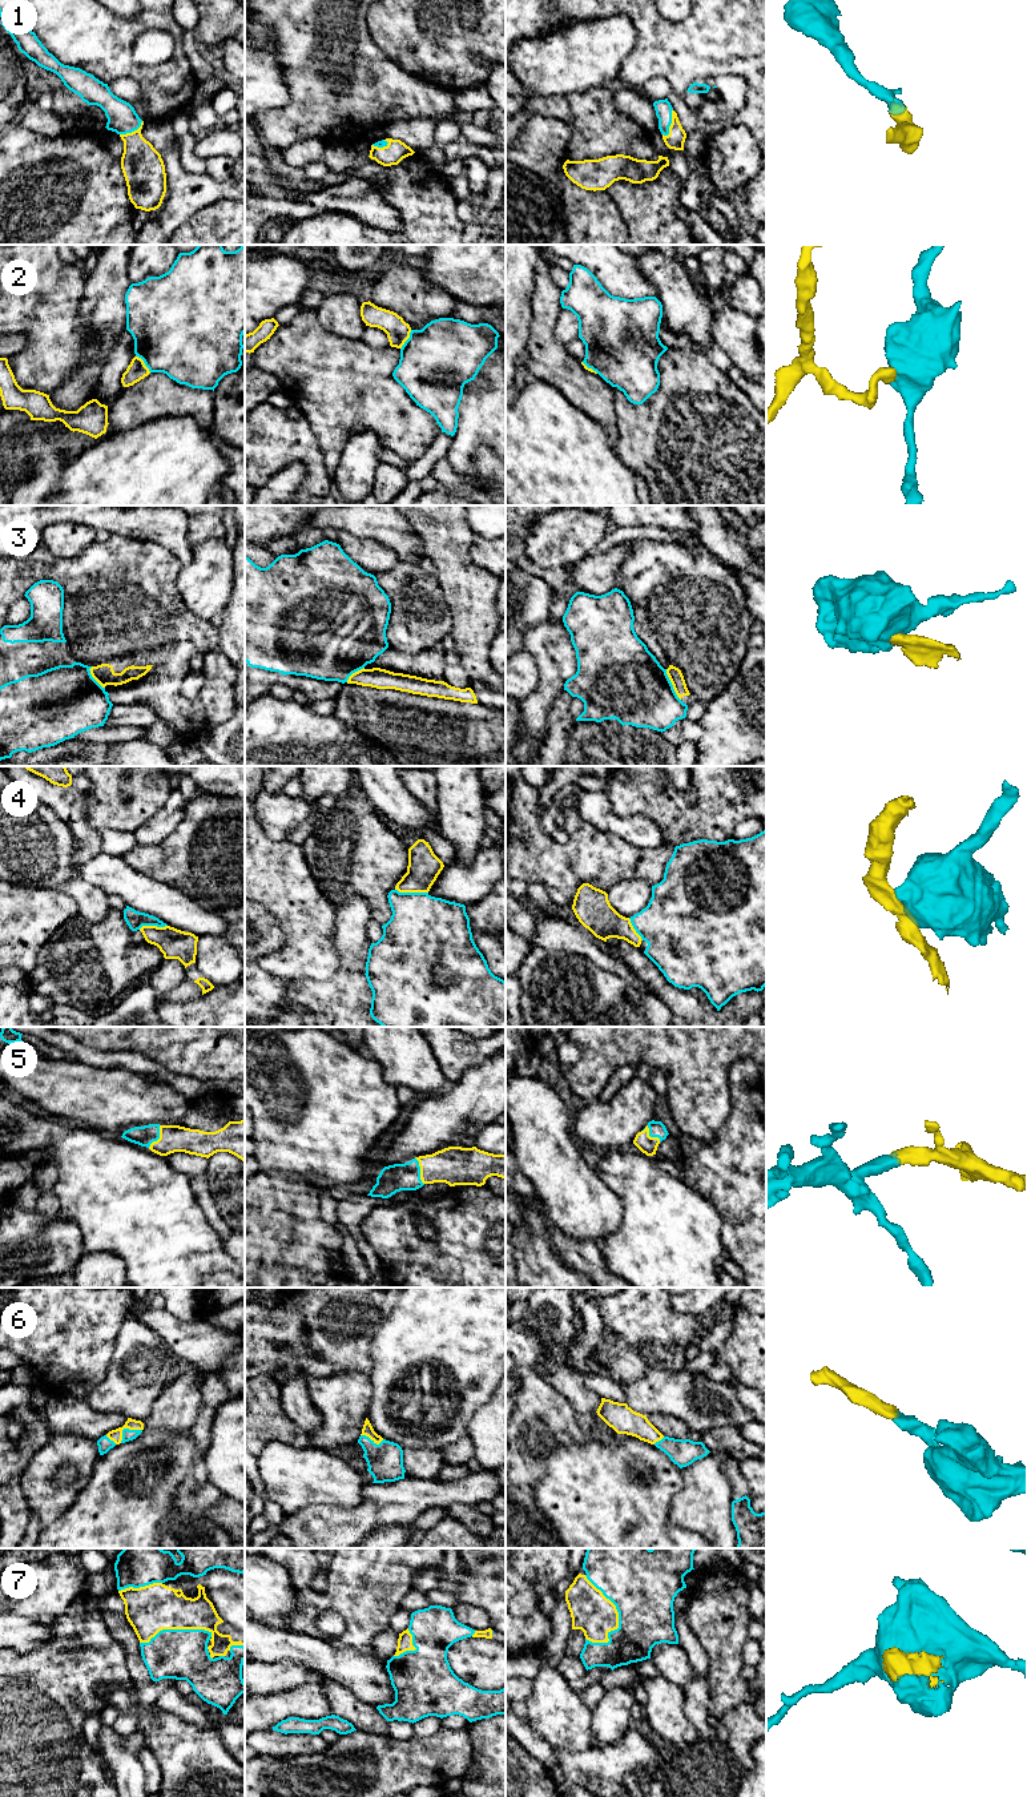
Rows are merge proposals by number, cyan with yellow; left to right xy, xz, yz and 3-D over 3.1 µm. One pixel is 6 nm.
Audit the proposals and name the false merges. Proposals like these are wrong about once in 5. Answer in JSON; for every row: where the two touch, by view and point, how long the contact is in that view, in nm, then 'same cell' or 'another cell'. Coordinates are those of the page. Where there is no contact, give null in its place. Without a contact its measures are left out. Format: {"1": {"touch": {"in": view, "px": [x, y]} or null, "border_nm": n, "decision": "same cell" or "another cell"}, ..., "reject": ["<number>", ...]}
{"1": {"touch": {"in": "yz", "px": [671, 123]}, "border_nm": 180, "decision": "same cell"}, "2": {"touch": {"in": "xy", "px": [144, 362]}, "border_nm": 140, "decision": "another cell"}, "3": {"touch": {"in": "yz", "px": [672, 685]}, "border_nm": 220, "decision": "another cell"}, "4": {"touch": {"in": "xz", "px": [411, 893]}, "border_nm": 200, "decision": "another cell"}, "5": {"touch": {"in": "yz", "px": [649, 1135]}, "border_nm": 130, "decision": "same cell"}, "6": {"touch": {"in": "xy", "px": [125, 1429]}, "border_nm": 160, "decision": "same cell"}, "7": {"touch": {"in": "yz", "px": [617, 1611]}, "border_nm": 440, "decision": "same cell"}, "reject": ["2", "3", "4"]}

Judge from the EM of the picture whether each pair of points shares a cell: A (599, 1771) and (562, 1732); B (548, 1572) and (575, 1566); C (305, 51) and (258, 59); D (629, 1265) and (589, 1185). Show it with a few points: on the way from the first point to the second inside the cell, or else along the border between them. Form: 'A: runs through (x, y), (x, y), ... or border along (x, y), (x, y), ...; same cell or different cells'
A: border along (554, 1747), (570, 1751), (592, 1748); different cells
B: border along (568, 1562), (570, 1571); different cells
C: border along (268, 37), (274, 45), (276, 59), (288, 85); different cells
D: border along (620, 1201), (621, 1224), (596, 1243); different cells

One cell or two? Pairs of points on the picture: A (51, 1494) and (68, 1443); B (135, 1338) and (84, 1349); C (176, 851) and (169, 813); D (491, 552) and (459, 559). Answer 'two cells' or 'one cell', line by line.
A: one cell
B: two cells
C: two cells
D: two cells

